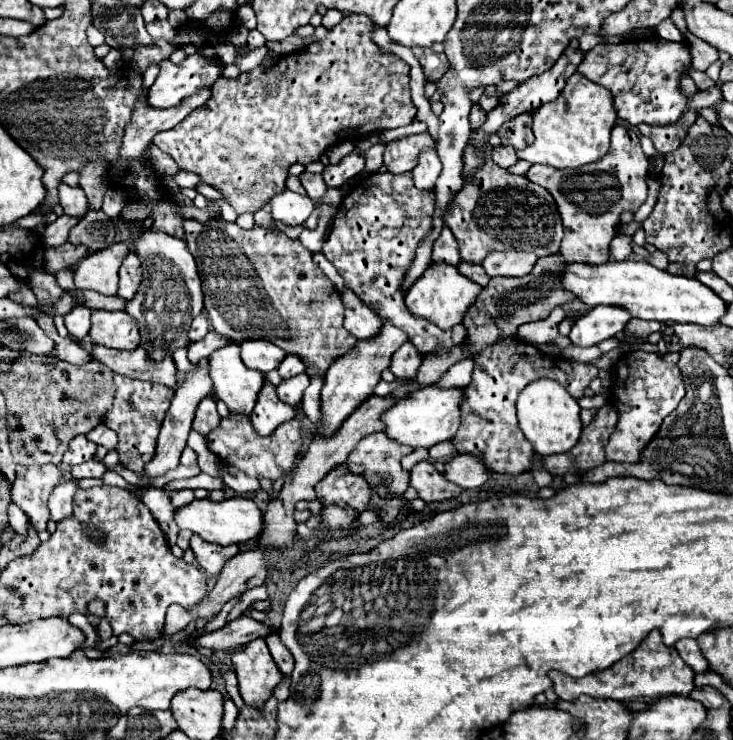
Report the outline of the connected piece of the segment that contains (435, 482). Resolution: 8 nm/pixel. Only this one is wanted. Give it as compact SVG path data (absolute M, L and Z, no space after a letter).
M419 462L411 470L411 486L417 490L419 498L427 504L431 502L441 502L441 500L451 500L461 494L461 488L451 484L449 480L439 474L431 462Z

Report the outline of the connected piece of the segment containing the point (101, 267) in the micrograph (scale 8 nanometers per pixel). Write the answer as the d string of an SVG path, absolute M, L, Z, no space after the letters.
M119 242L111 244L105 250L93 252L83 262L77 264L75 274L75 288L77 290L93 290L103 296L115 296L119 276L117 270L123 262L123 258L129 254L129 248Z

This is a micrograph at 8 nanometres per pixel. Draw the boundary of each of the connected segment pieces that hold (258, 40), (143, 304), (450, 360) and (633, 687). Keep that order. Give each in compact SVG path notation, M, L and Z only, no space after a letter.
M257 29L250 30L247 39L247 49L237 48L237 52L243 56L245 52L249 52L257 47L263 46L265 41L265 37Z
M151 228L133 232L133 236L133 254L141 260L143 280L135 298L127 302L127 312L139 322L141 348L151 350L153 360L161 360L165 352L175 352L187 344L187 330L193 318L203 312L201 280L185 240Z
M453 348L453 354L443 354L443 356L427 356L427 358L423 358L423 362L421 362L421 368L419 368L419 374L417 374L417 382L421 384L421 386L429 386L429 384L435 384L441 376L443 376L443 372L447 372L449 370L449 366L453 366L455 362L459 362L459 360L463 360L465 358L465 354L463 354L465 350L461 348Z
M653 630L631 654L627 654L627 658L615 662L613 666L609 666L603 672L595 672L595 674L589 674L579 680L575 680L563 672L555 672L555 670L551 670L551 674L549 674L549 678L553 680L555 694L561 700L577 700L581 694L587 694L593 698L611 698L611 700L619 700L619 702L633 700L637 696L649 696L649 698L667 696L667 694L689 696L691 690L695 688L693 676L695 676L693 670L681 660L679 652L673 648L673 654L671 654L671 648L667 648L663 644L659 630Z

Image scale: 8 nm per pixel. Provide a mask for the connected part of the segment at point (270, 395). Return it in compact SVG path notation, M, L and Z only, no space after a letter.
M265 382L265 386L259 394L259 400L255 404L255 410L251 414L253 430L259 436L267 436L283 422L289 422L291 418L295 418L295 408L279 402L279 398L275 394L275 386L271 382Z

